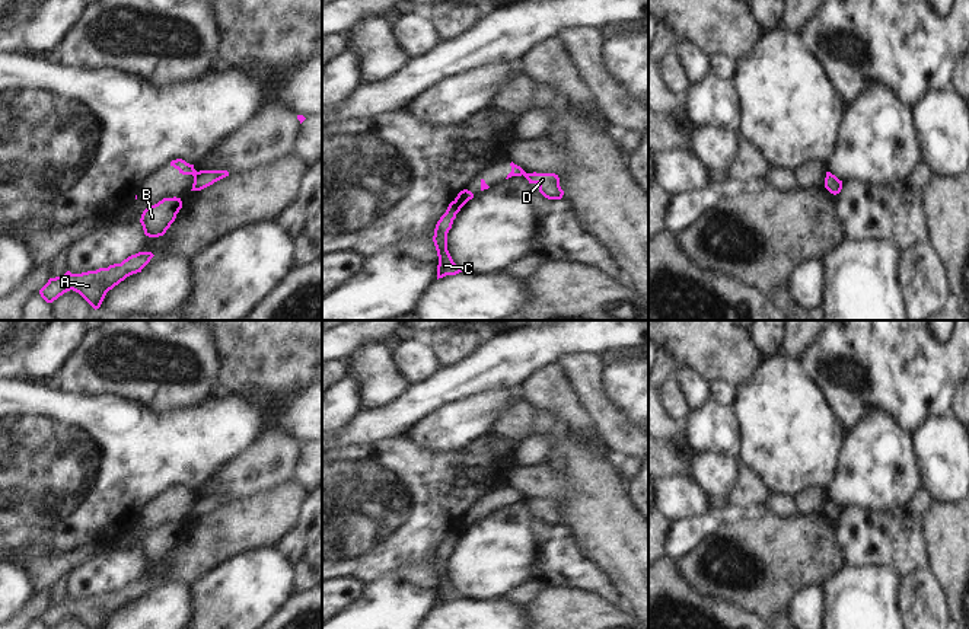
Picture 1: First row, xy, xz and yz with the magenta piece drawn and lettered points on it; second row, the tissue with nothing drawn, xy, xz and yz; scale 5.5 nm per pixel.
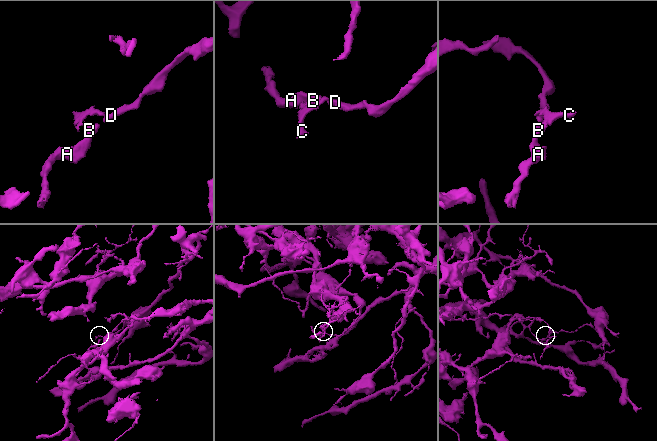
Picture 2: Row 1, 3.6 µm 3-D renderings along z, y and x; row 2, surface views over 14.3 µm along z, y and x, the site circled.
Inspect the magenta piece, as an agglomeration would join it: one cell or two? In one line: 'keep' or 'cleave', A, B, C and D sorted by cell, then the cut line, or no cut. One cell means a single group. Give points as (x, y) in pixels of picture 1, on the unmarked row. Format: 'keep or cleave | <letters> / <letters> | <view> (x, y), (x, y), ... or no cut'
cleave | A B C / D | xy (198, 498), (194, 504)

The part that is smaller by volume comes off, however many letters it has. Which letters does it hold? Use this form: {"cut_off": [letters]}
{"cut_off": ["A", "B", "C"]}

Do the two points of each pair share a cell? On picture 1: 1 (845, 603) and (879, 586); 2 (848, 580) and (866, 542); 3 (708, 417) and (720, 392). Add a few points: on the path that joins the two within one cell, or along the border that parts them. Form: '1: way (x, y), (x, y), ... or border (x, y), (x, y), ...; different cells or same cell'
1: way (854, 603), (861, 603), (870, 594); same cell
2: border (845, 565), (889, 567); different cells
3: border (711, 396), (720, 404), (732, 405); different cells

